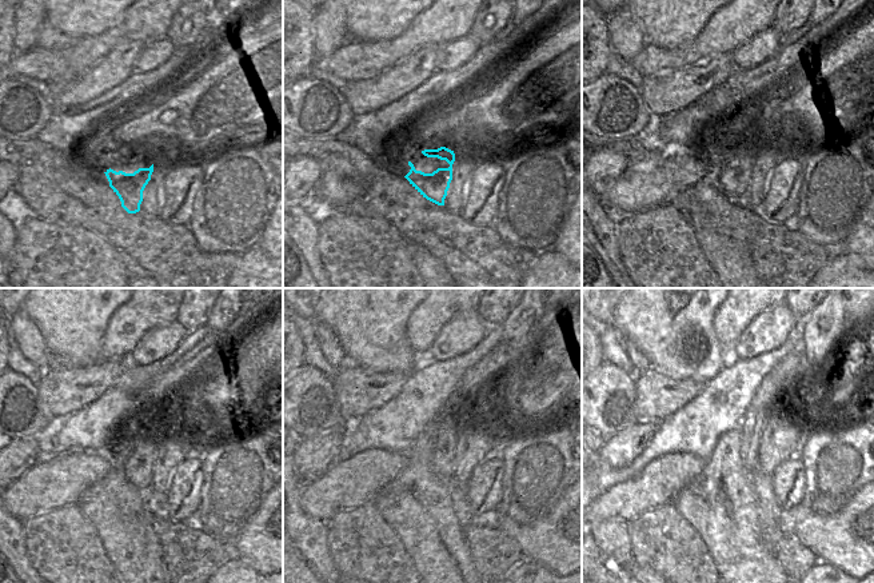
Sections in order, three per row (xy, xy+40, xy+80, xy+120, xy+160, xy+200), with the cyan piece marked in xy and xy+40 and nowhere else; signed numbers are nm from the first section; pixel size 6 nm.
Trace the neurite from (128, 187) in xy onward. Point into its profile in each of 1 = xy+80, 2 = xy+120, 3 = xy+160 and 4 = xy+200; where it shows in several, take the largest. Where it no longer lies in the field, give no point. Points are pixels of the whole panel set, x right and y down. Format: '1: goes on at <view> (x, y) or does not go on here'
1: goes on at xy+80 (733, 176)
2: goes on at xy+120 (139, 458)
3: goes on at xy+160 (454, 418)
4: goes on at xy+200 (787, 375)

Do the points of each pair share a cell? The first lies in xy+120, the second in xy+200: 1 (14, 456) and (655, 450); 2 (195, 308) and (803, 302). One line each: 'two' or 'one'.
1: two
2: one

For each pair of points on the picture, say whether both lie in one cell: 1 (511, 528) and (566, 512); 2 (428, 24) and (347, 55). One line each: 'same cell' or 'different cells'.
1: same cell
2: same cell

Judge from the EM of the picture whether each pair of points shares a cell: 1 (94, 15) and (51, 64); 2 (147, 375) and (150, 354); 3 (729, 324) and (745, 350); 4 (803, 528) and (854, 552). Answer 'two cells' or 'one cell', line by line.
1: two cells
2: two cells
3: two cells
4: one cell

